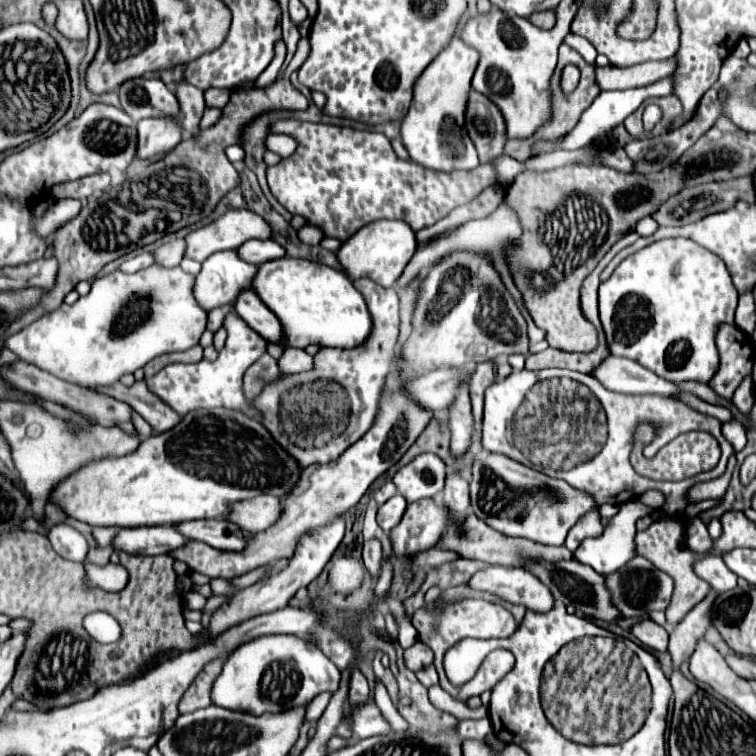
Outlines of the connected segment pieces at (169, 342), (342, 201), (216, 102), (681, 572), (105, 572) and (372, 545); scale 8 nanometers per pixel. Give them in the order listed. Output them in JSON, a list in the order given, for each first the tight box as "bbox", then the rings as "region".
[{"bbox":[3,265,207,387],"region":[[[151,265],[133,275],[113,271],[105,277],[95,279],[89,295],[79,297],[73,305],[61,303],[55,311],[39,317],[31,325],[7,337],[3,341],[3,347],[13,351],[21,361],[37,365],[39,369],[49,371],[51,375],[71,381],[75,385],[81,387],[111,385],[119,381],[121,375],[133,373],[135,369],[147,365],[157,355],[185,351],[199,343],[205,331],[207,313],[195,303],[195,297],[191,295],[193,281],[195,277],[187,275],[181,267],[163,269]]]},{"bbox":[267,119,497,241],"region":[[[277,119],[269,125],[271,133],[285,133],[297,141],[297,149],[291,157],[281,159],[277,165],[267,169],[267,183],[273,197],[291,213],[303,215],[307,225],[315,225],[325,237],[347,241],[361,227],[379,219],[401,219],[409,223],[413,231],[435,225],[449,211],[475,199],[483,189],[497,183],[495,167],[491,163],[479,165],[471,171],[431,171],[413,161],[399,159],[383,133],[359,131],[351,127],[335,127],[323,123],[305,123],[297,119]]]},{"bbox":[205,89,231,107],"region":[[[207,89],[205,91],[205,101],[207,101],[207,107],[223,107],[229,99],[231,91],[229,89]]]},{"bbox":[635,519,709,627],"region":[[[673,519],[673,521],[655,521],[651,523],[649,529],[641,531],[635,535],[635,553],[649,559],[657,569],[661,569],[663,573],[667,573],[673,583],[673,597],[669,607],[665,609],[665,617],[667,617],[667,625],[673,627],[677,625],[709,591],[709,583],[705,583],[703,579],[699,579],[693,571],[691,571],[691,561],[699,559],[701,555],[685,555],[685,525],[681,519]]]},{"bbox":[85,563,129,591],"region":[[[109,563],[105,567],[85,565],[85,571],[87,571],[89,583],[95,587],[101,587],[105,591],[121,591],[129,581],[129,573],[123,565],[113,565],[113,563]]]},{"bbox":[363,539,381,579],"region":[[[377,539],[365,541],[365,545],[363,545],[363,563],[365,563],[367,571],[371,573],[371,577],[377,579],[379,571],[381,571],[381,543]]]}]

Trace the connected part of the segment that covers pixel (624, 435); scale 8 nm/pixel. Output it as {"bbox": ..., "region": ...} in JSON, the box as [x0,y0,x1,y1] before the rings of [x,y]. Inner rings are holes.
{"bbox":[561,369,733,515],"region":[[[561,369],[561,377],[567,377],[571,375],[571,379],[587,385],[595,397],[601,401],[605,413],[607,413],[607,427],[609,427],[609,437],[607,437],[607,443],[603,445],[603,451],[599,455],[595,455],[595,459],[587,459],[587,463],[581,463],[579,467],[573,467],[569,469],[565,475],[565,479],[569,481],[571,487],[579,489],[579,491],[585,491],[589,493],[597,505],[605,505],[605,503],[611,503],[611,505],[623,505],[631,499],[637,499],[643,491],[647,489],[657,489],[657,491],[663,491],[667,495],[667,503],[663,505],[663,511],[669,513],[669,515],[683,515],[685,513],[685,507],[687,507],[687,501],[685,501],[685,491],[699,483],[699,481],[711,481],[711,479],[717,479],[719,475],[723,475],[725,471],[725,465],[727,465],[727,459],[733,455],[733,447],[727,443],[727,439],[721,435],[721,423],[713,417],[707,417],[699,411],[693,411],[691,407],[687,407],[685,403],[681,401],[675,401],[671,397],[661,397],[661,395],[623,395],[623,393],[613,393],[613,391],[605,391],[603,385],[599,385],[597,379],[593,379],[591,375],[585,375],[585,373],[577,373],[577,371],[565,371]],[[643,421],[651,421],[651,423],[657,423],[659,425],[659,433],[655,437],[655,441],[651,445],[647,445],[643,449],[643,455],[647,459],[655,457],[655,453],[665,447],[669,441],[673,441],[677,435],[681,433],[689,433],[689,431],[705,431],[705,433],[711,433],[719,445],[721,445],[721,459],[717,463],[715,469],[711,469],[711,473],[699,473],[691,479],[683,479],[683,481],[653,481],[653,479],[647,479],[639,473],[635,473],[635,469],[631,467],[629,463],[629,453],[631,453],[631,447],[633,447],[633,431],[635,431],[635,423],[643,423]]]}

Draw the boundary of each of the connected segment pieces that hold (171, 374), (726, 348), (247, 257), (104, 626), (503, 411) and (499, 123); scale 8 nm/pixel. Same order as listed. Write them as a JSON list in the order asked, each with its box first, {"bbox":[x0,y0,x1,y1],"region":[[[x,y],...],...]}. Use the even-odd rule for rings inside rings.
[{"bbox":[147,311,267,417],"region":[[[229,311],[225,315],[223,327],[227,329],[227,343],[213,363],[209,363],[209,361],[195,363],[195,365],[193,363],[191,365],[171,363],[163,371],[159,371],[151,379],[147,379],[149,389],[157,397],[161,397],[169,407],[173,407],[179,415],[185,415],[187,411],[193,411],[193,409],[227,407],[227,409],[245,411],[251,417],[259,417],[259,413],[255,409],[251,409],[243,397],[241,379],[243,379],[243,373],[247,371],[247,367],[253,365],[267,351],[267,341],[259,333],[251,331],[251,327],[247,327],[247,323],[243,323],[243,319],[239,319],[239,315],[235,315],[235,311]]]},{"bbox":[707,325,755,401],"region":[[[721,325],[715,333],[715,345],[719,351],[719,369],[707,385],[719,397],[731,401],[741,381],[751,375],[755,355],[753,341],[735,325]]]},{"bbox":[235,239,285,265],"region":[[[251,239],[247,243],[243,243],[239,249],[235,249],[235,253],[239,255],[239,259],[253,263],[253,265],[261,265],[265,261],[273,261],[285,255],[283,247],[279,247],[279,243],[275,243],[273,239],[267,241],[259,241],[259,239]]]},{"bbox":[85,611,121,643],"region":[[[103,611],[89,613],[85,619],[85,629],[99,643],[115,643],[121,635],[119,623],[109,613],[103,613]]]},{"bbox":[483,371,539,463],"region":[[[513,371],[509,377],[505,377],[503,381],[493,383],[487,391],[485,391],[485,419],[483,419],[483,447],[487,451],[499,451],[505,455],[511,455],[513,459],[527,463],[527,457],[513,445],[511,439],[511,415],[515,415],[519,403],[523,401],[525,393],[531,389],[531,385],[535,385],[539,381],[535,371]]]},{"bbox":[467,91,505,159],"region":[[[471,91],[467,105],[467,133],[477,145],[481,159],[493,159],[493,153],[503,153],[505,119],[499,107],[485,95]]]}]

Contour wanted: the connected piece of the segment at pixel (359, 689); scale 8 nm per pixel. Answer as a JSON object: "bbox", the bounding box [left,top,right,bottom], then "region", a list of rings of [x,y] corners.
{"bbox":[349,669,371,707],"region":[[[353,669],[351,683],[349,683],[349,705],[359,707],[359,705],[367,703],[369,697],[371,697],[371,689],[369,689],[367,679],[363,677],[363,673],[359,669]]]}

